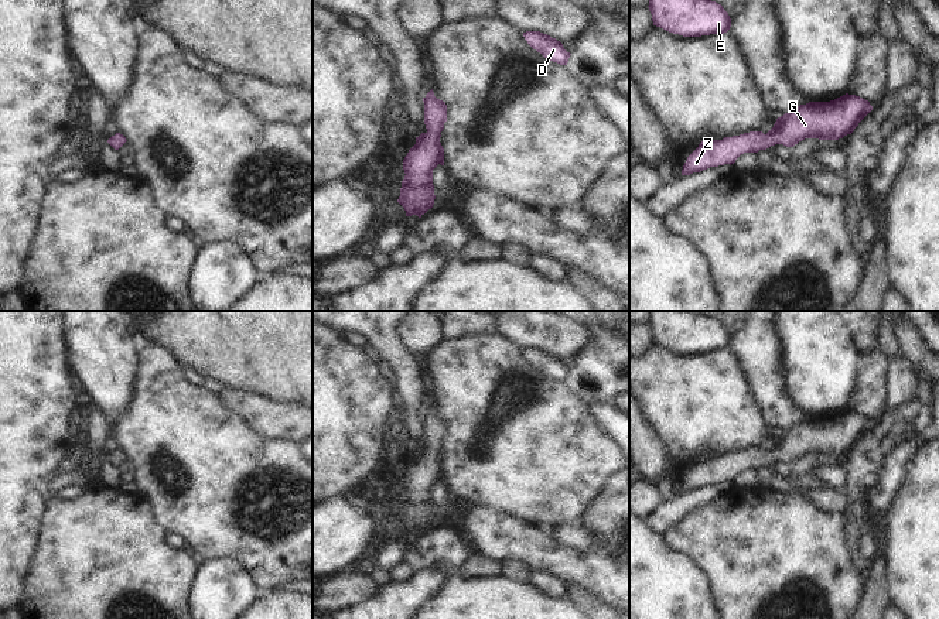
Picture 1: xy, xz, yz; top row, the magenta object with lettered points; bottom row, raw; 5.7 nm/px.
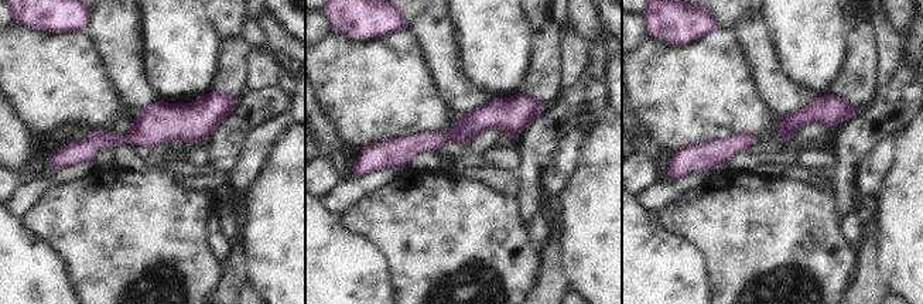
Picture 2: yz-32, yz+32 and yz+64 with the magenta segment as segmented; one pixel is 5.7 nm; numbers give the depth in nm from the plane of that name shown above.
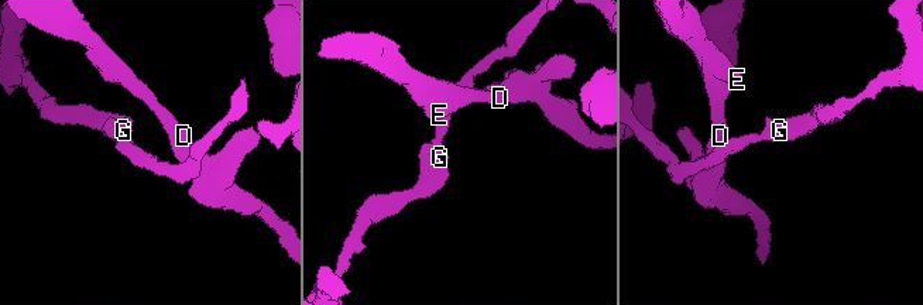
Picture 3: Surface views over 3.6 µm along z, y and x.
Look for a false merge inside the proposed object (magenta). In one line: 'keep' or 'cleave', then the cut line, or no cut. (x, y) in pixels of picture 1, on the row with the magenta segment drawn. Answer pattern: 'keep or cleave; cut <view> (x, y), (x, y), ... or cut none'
keep; cut none

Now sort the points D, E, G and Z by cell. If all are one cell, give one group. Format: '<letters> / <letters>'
D E G Z

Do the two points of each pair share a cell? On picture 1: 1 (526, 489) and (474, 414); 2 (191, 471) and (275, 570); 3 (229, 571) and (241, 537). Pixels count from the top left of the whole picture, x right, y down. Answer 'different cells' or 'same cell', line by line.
1: same cell
2: same cell
3: different cells

